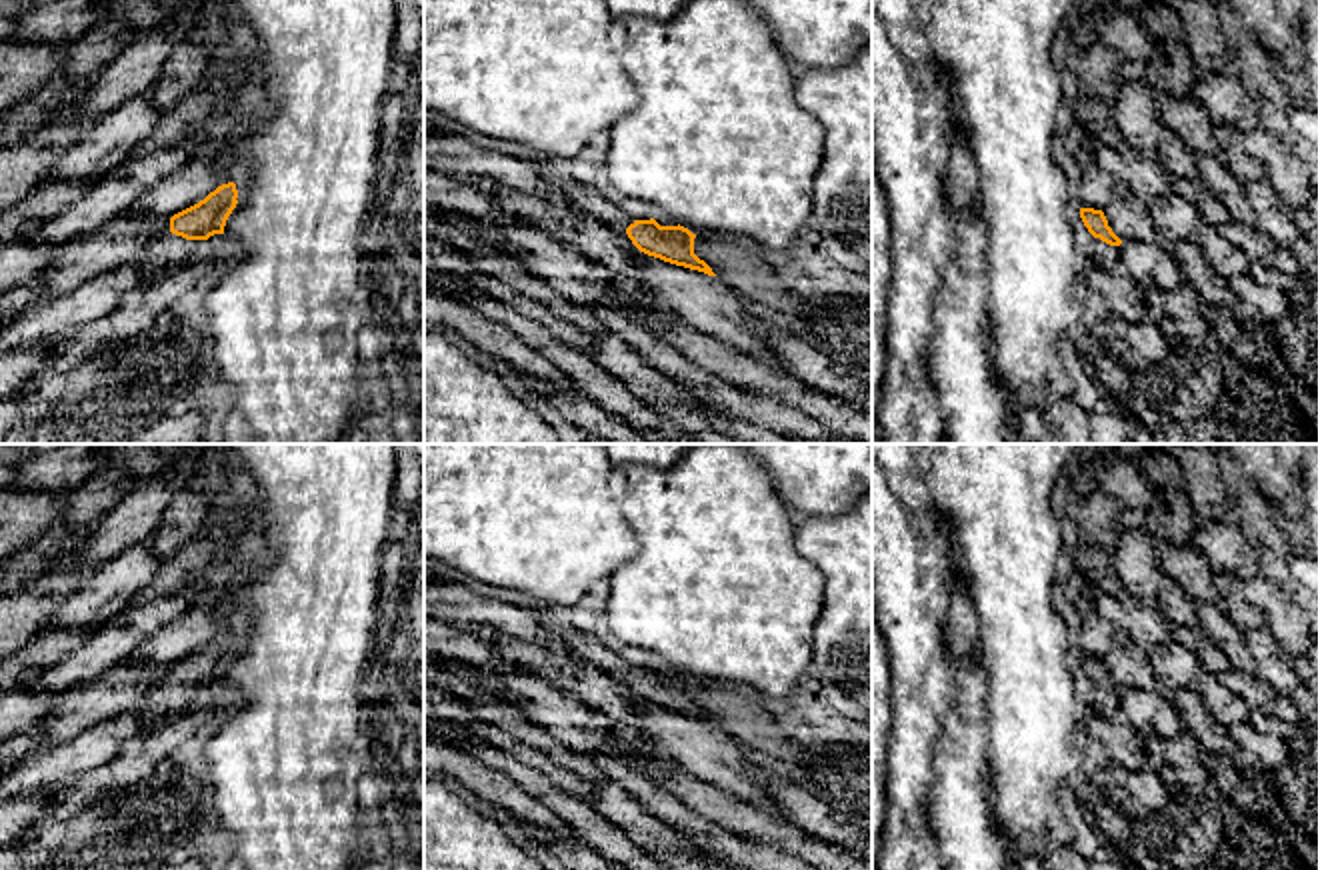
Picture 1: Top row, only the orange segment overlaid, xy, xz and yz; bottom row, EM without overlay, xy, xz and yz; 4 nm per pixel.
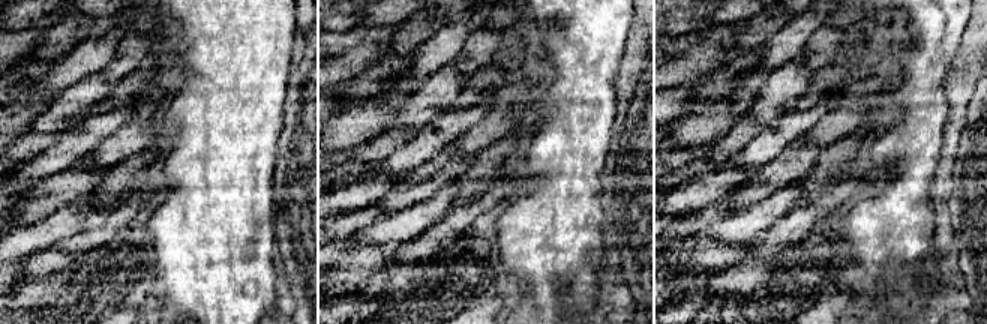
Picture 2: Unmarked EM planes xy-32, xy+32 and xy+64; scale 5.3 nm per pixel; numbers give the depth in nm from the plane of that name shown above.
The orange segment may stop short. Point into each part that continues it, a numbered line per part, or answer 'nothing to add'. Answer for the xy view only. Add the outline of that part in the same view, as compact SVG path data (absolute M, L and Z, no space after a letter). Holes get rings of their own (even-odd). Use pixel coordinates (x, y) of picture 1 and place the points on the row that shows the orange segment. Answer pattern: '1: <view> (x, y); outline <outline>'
1: xy (166, 250); outline M164 230L144 244L144 260L158 272L166 272L212 258L228 258L232 250L234 246L224 234L214 234L208 240L186 240Z

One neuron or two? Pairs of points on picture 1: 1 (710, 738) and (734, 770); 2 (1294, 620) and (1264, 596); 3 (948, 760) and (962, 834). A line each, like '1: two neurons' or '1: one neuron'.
1: one neuron
2: one neuron
3: one neuron

